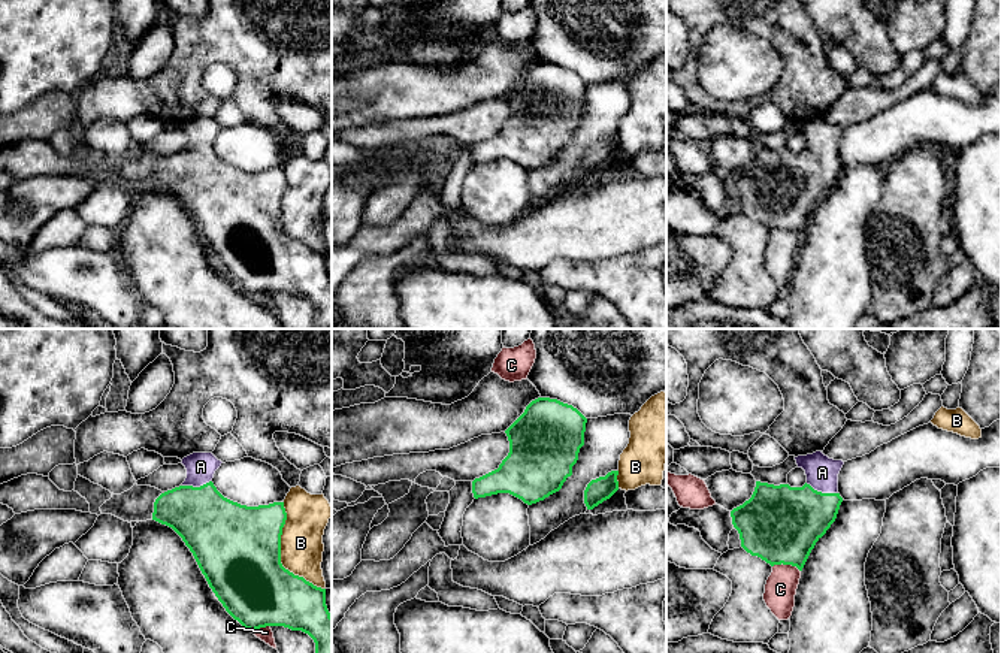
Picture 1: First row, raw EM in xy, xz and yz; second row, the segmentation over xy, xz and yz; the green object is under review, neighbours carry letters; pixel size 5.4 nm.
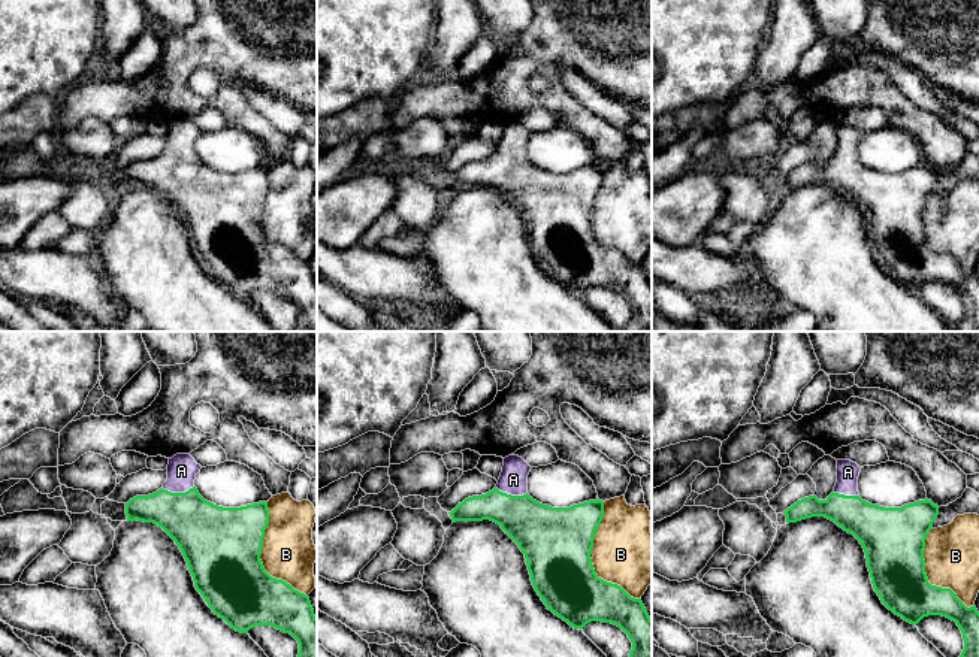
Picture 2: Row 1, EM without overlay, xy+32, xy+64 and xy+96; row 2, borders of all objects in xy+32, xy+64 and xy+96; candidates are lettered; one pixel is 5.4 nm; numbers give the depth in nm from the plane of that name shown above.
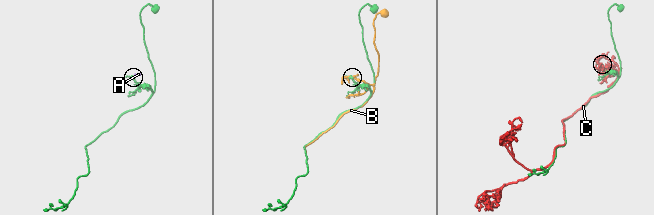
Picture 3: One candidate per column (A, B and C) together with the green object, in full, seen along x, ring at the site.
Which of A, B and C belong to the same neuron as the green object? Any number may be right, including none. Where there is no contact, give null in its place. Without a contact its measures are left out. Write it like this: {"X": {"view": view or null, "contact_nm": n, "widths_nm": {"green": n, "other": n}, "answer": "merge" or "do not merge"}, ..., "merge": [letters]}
{"A": {"view": "yz", "contact_nm": 190, "widths_nm": {"green": 380, "other": 180}, "answer": "merge"}, "B": {"view": "xy", "contact_nm": 500, "widths_nm": {"green": 460, "other": 220}, "answer": "do not merge"}, "C": {"view": "yz", "contact_nm": 160, "widths_nm": {"green": 420, "other": 170}, "answer": "do not merge"}, "merge": ["A"]}

